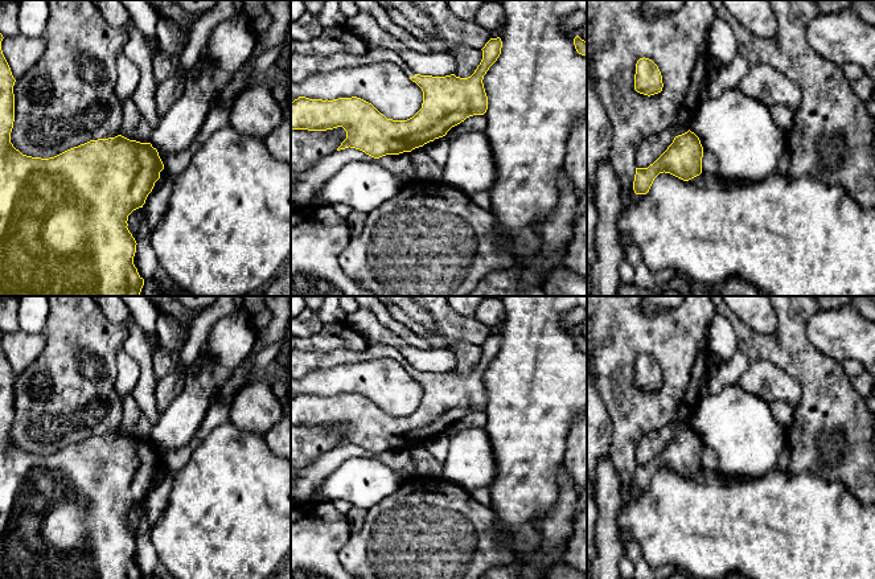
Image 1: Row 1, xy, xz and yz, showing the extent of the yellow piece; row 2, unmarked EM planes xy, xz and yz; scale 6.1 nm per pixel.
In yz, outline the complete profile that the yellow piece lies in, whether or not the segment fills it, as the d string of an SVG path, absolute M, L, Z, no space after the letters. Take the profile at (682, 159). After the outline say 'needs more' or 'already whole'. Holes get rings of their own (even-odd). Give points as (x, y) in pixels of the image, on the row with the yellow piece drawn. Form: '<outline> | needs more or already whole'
M690 130L674 137L667 149L648 168L636 168L633 190L646 194L660 173L670 173L689 181L702 173L703 147Z | already whole

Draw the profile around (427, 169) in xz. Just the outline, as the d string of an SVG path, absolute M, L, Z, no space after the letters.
M423 147L410 152L411 161L416 169L418 181L439 181L441 182L444 167L436 164L424 151Z

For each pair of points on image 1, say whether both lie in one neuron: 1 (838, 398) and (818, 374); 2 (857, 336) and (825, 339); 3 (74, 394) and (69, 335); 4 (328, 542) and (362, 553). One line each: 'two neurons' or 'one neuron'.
1: one neuron
2: one neuron
3: one neuron
4: two neurons

